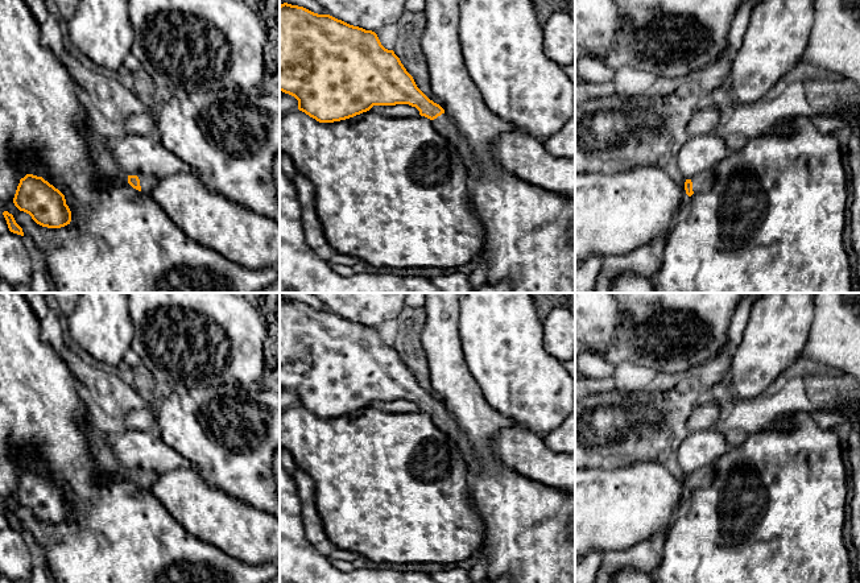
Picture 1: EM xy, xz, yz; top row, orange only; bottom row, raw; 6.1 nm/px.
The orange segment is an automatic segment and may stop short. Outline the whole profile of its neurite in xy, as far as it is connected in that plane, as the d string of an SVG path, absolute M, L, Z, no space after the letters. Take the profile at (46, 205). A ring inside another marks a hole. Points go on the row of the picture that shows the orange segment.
M26 174L21 178L13 203L42 227L61 228L71 222L65 195L42 177Z

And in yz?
M715 169L700 171L699 174L694 175L691 179L686 179L685 190L689 197L698 193L708 191L716 179Z

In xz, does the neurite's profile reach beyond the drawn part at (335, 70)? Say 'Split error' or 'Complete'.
Split error

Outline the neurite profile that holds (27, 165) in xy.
M22 157L20 160L20 166L21 166L21 170L25 173L25 174L33 174L33 175L37 175L37 177L42 177L44 175L44 169L36 164L36 162L32 162L30 160Z

